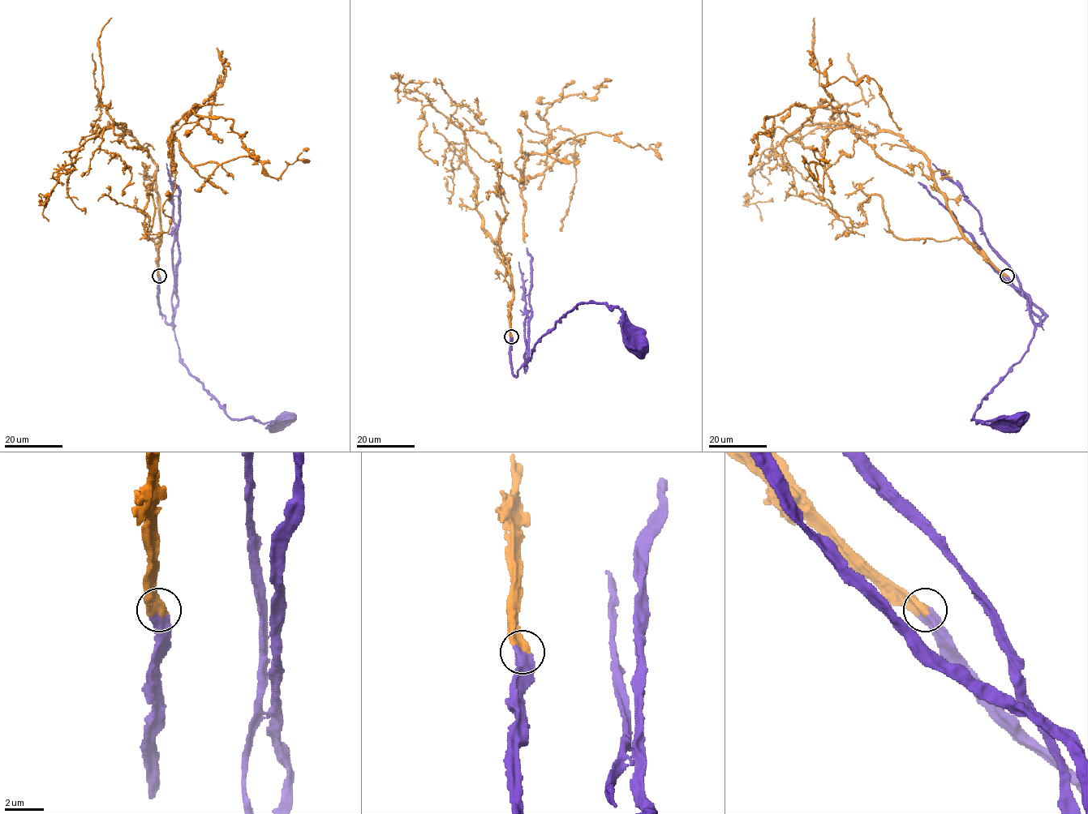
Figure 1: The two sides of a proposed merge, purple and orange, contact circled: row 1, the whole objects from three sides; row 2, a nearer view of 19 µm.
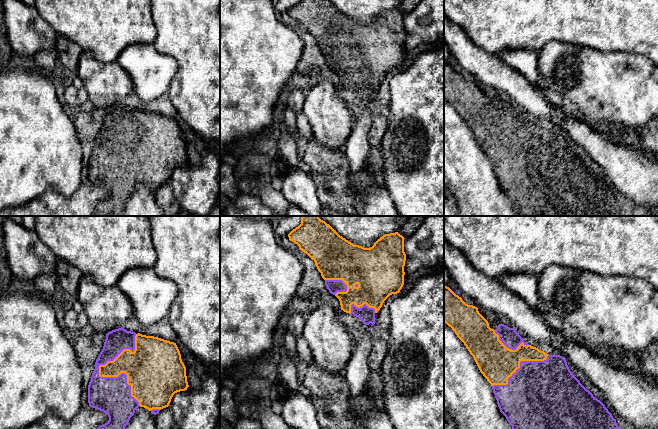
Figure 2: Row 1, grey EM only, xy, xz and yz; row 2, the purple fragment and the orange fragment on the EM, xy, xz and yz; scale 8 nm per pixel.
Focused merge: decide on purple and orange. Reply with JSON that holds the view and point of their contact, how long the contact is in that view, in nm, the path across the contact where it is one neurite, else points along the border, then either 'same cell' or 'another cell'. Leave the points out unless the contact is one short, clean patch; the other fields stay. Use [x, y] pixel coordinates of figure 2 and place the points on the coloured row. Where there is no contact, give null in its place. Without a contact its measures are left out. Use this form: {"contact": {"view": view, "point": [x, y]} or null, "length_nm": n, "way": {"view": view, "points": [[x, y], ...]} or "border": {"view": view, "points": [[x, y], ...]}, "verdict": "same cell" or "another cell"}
{"contact": {"view": "xy", "point": [98, 374]}, "length_nm": 600, "verdict": "same cell"}

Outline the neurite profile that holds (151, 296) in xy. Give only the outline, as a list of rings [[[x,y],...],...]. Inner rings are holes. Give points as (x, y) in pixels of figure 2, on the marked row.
[[[153,268],[129,269],[116,285],[131,302],[133,315],[144,326],[167,318],[178,293],[177,285],[158,276]]]

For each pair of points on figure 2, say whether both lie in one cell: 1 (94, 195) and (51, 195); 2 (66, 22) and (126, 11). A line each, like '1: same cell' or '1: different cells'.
1: same cell
2: same cell

